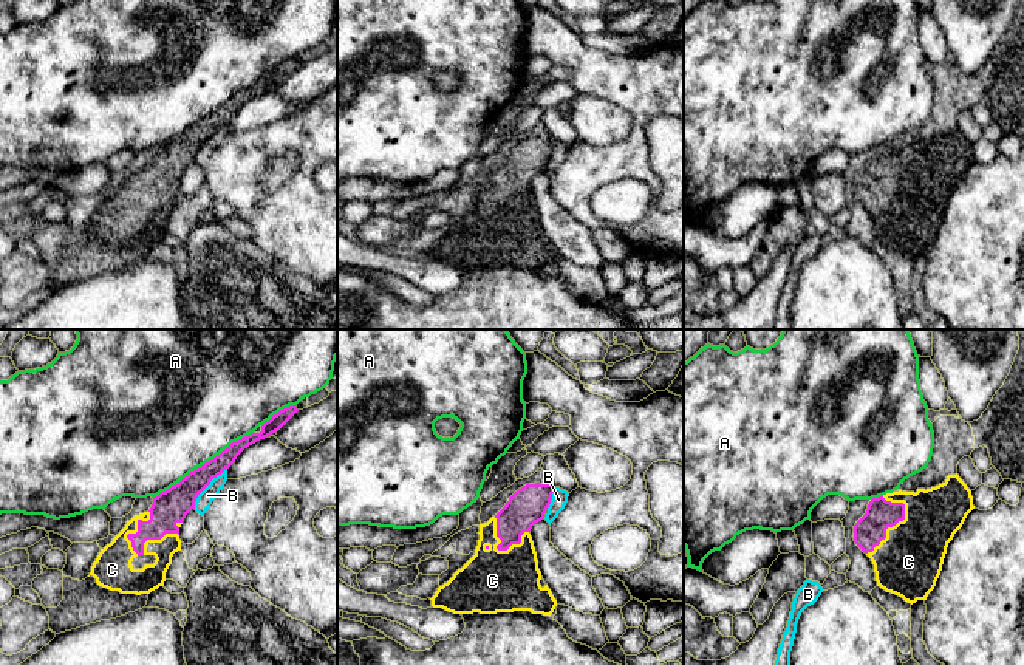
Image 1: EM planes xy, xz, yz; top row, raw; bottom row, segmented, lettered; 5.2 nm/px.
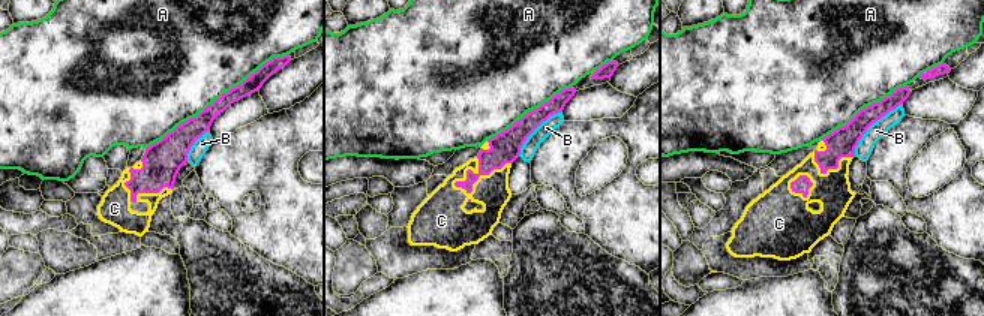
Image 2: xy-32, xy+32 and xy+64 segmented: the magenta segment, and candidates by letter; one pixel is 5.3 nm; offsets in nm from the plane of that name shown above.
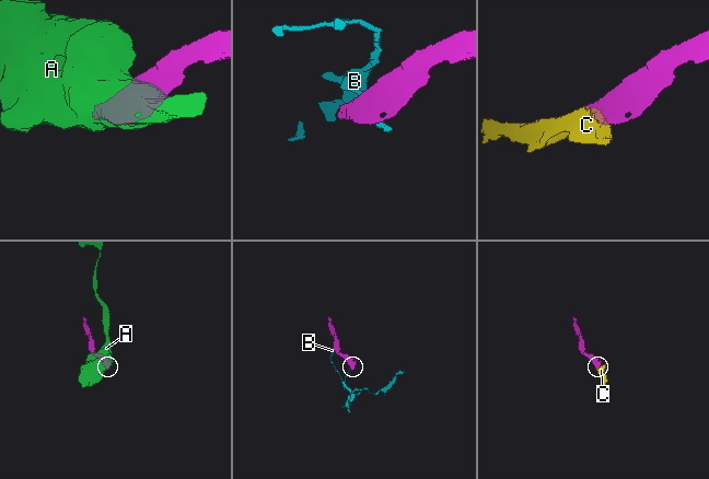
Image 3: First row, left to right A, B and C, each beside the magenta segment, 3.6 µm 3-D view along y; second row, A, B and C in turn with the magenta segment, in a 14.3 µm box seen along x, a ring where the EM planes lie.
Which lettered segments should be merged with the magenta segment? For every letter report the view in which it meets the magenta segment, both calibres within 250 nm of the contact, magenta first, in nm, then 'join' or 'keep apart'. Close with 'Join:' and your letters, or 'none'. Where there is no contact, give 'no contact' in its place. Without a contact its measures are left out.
A: contact in xy; calibres 160 and 500 nm; keep apart
B: contact in xy; calibres 180 and 80 nm; keep apart
C: contact in yz; calibres 160 and 340 nm; join
Join: C

